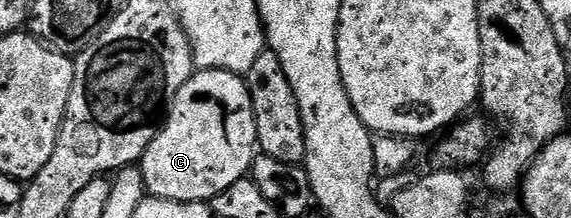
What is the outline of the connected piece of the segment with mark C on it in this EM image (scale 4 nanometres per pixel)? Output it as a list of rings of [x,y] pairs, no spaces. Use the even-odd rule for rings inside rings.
[[[205,68],[196,71],[185,82],[185,86],[181,86],[181,90],[177,90],[177,94],[171,99],[171,107],[167,109],[167,119],[163,121],[159,133],[155,135],[153,142],[149,142],[149,146],[145,150],[141,161],[141,169],[146,195],[165,198],[166,200],[176,200],[177,202],[209,202],[217,194],[221,194],[221,190],[229,190],[229,186],[233,186],[233,182],[244,179],[250,173],[251,163],[255,160],[256,155],[257,122],[253,118],[253,102],[249,98],[246,79],[238,72],[226,72],[220,68]]]

